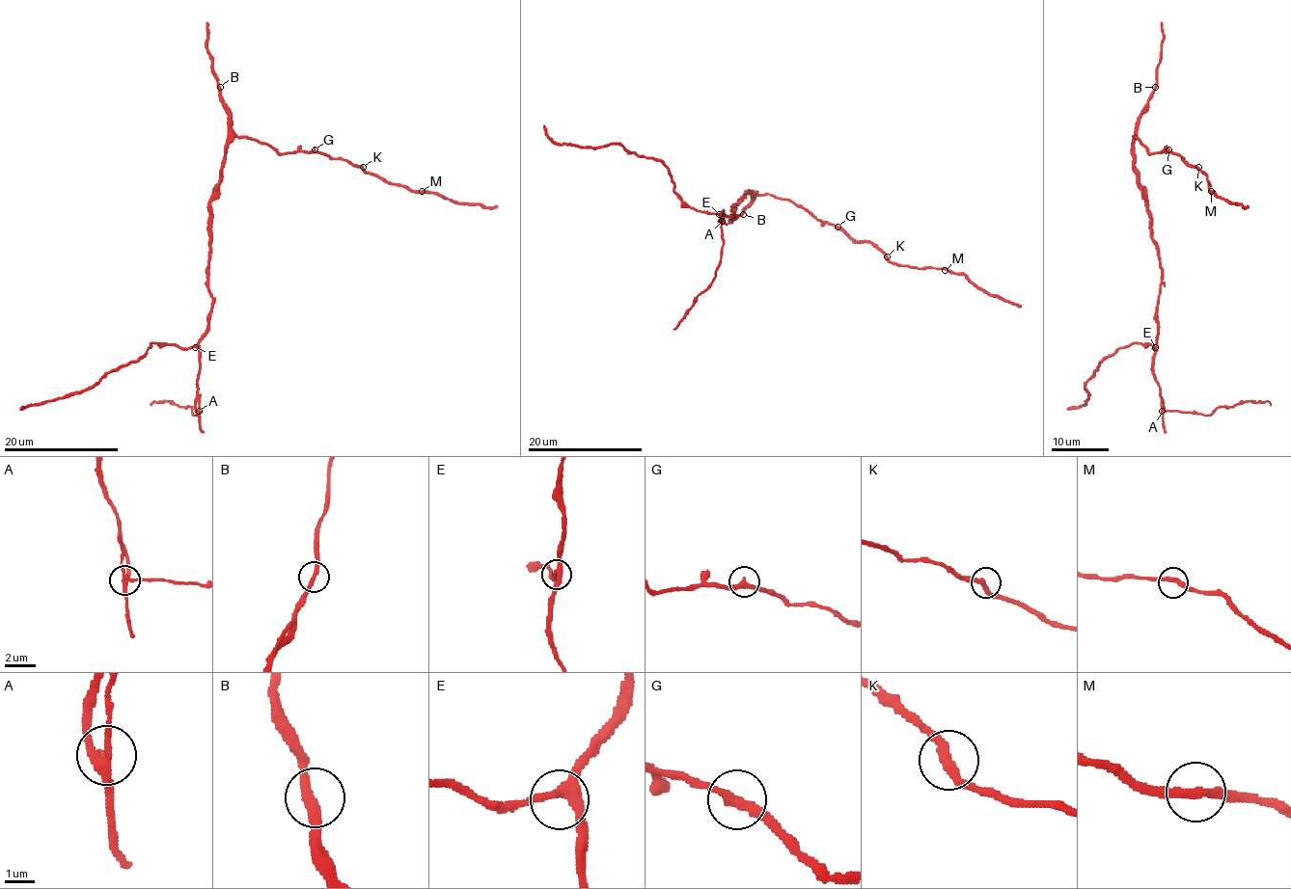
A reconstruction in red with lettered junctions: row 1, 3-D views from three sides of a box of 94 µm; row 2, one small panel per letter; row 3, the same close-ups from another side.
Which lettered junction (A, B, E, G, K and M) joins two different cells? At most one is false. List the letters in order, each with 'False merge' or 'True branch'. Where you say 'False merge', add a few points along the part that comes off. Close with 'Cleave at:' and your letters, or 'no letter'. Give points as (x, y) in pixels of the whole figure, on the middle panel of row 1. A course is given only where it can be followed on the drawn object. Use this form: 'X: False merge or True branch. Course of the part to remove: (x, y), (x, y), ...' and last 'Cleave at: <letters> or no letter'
A: False merge. Course of the part to remove: (722, 221), (723, 247), (713, 282), (672, 329)
B: True branch
E: True branch
G: True branch
K: True branch
M: True branch
Cleave at: A

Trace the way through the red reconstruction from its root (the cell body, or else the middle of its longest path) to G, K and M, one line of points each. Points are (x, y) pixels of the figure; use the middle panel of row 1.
G: (733, 206), (747, 192), (770, 194), (790, 200), (819, 220), (837, 227)
K: (733, 206), (747, 192), (790, 200), (819, 220), (840, 227), (856, 241), (873, 244), (887, 256)
M: (733, 206), (747, 192), (790, 200), (819, 220), (840, 227), (856, 241), (873, 244), (892, 262), (945, 270)

